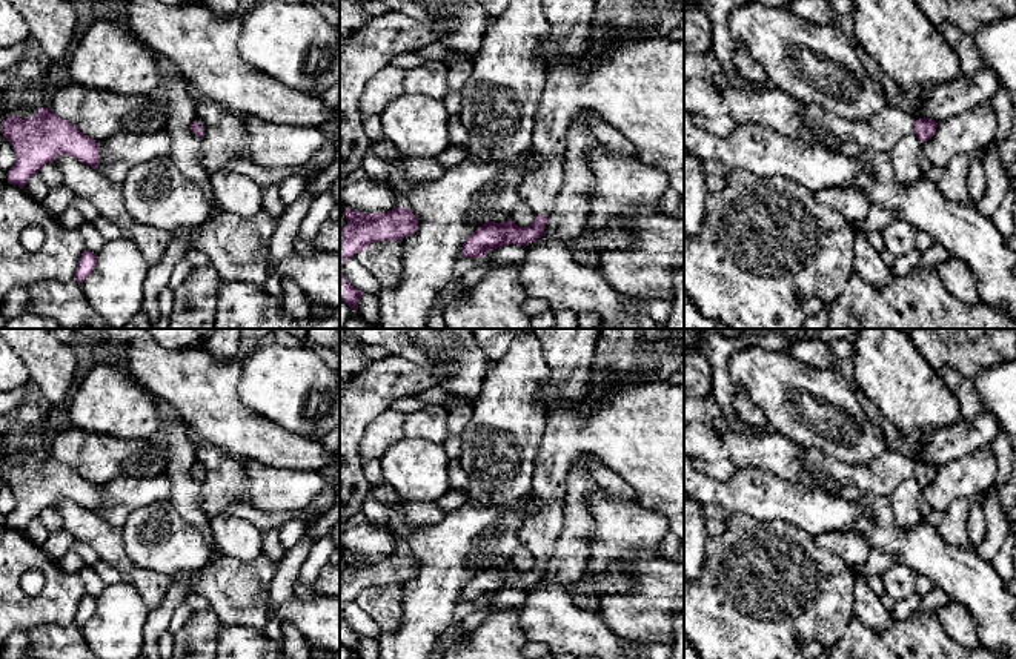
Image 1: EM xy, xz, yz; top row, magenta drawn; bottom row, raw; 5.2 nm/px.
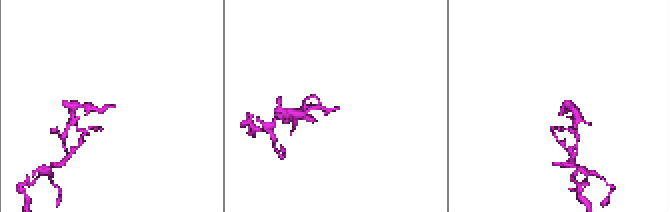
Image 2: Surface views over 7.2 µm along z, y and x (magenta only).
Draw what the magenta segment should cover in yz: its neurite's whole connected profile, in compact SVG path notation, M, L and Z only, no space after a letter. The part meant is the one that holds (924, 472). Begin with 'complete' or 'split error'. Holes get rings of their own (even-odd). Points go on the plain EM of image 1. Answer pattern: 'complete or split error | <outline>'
split error | M805 447L799 456L801 465L813 476L825 476L838 485L850 485L864 493L891 496L901 482L915 476L927 487L936 476L938 467L930 462L916 464L911 456L890 449L872 462L850 465L828 456L816 447Z

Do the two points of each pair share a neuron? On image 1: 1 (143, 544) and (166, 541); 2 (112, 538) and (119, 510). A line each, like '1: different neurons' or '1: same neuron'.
1: same neuron
2: different neurons

